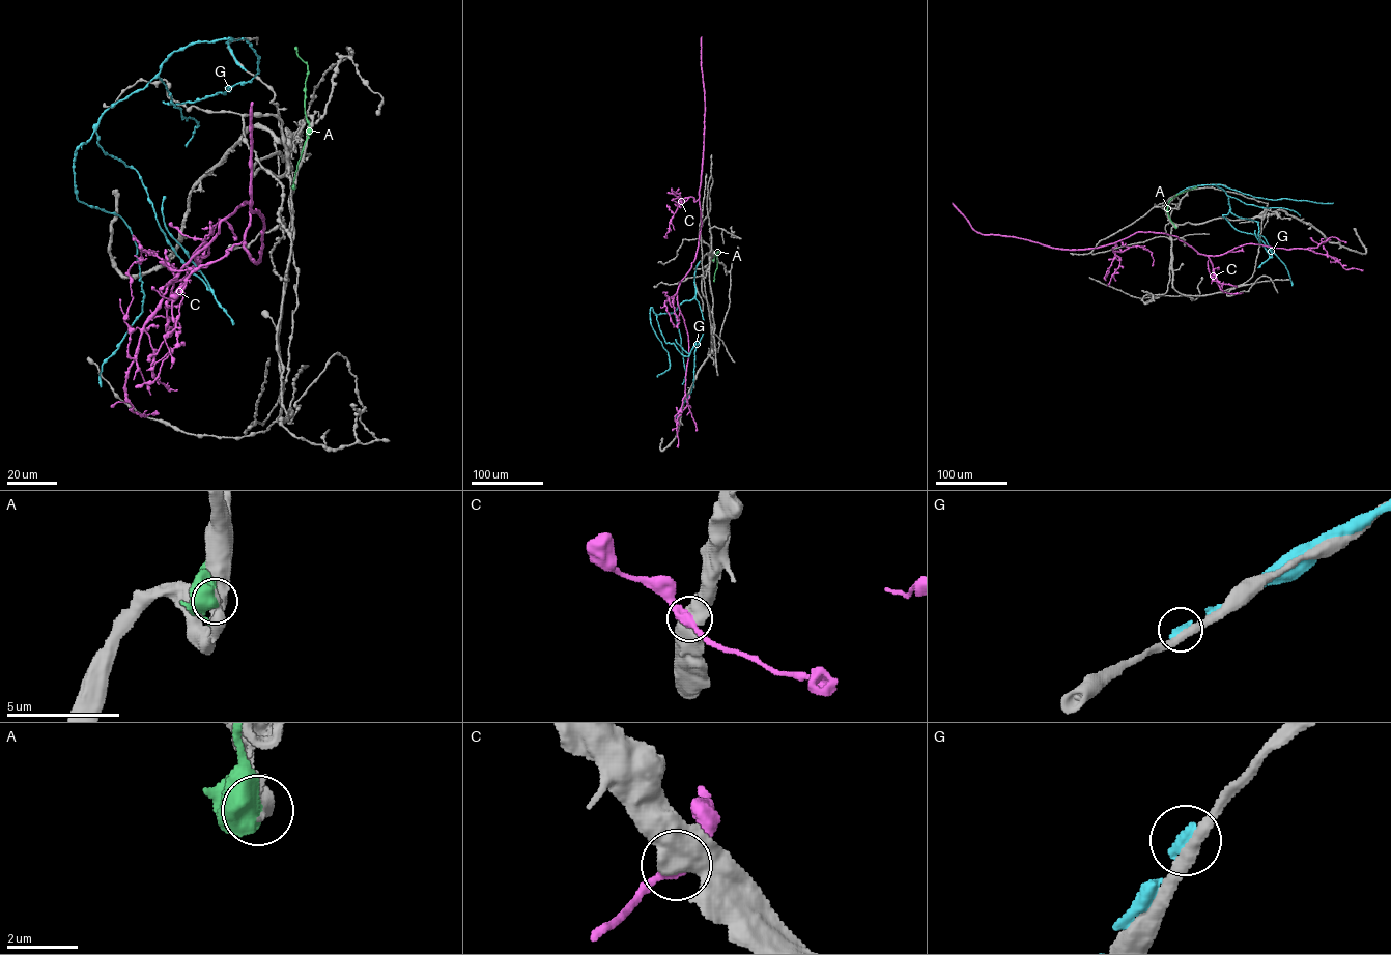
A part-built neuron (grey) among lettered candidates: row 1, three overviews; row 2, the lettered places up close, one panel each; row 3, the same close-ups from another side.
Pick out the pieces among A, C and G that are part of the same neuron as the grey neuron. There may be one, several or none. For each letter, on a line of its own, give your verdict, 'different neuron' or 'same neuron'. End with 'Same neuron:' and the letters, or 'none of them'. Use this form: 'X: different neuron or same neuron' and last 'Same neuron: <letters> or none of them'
A: different neuron
C: different neuron
G: different neuron
Same neuron: none of them

